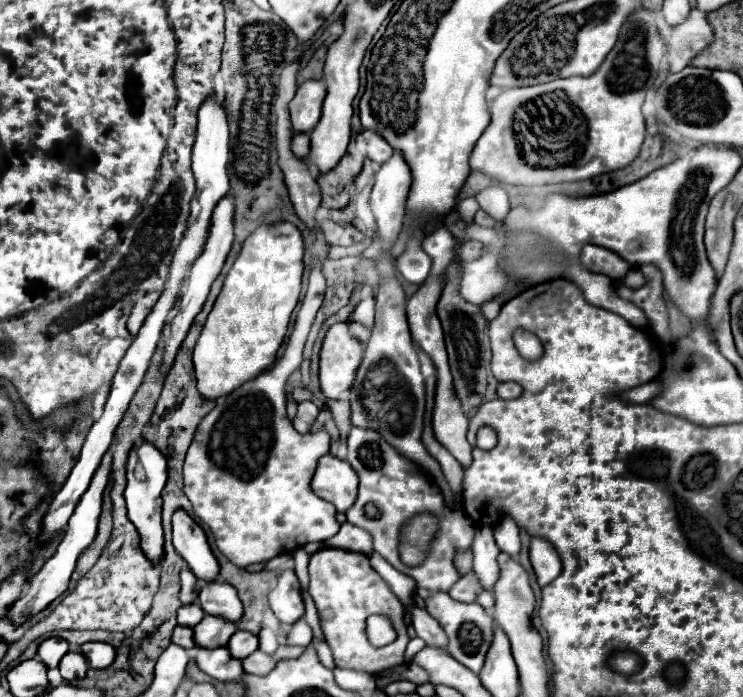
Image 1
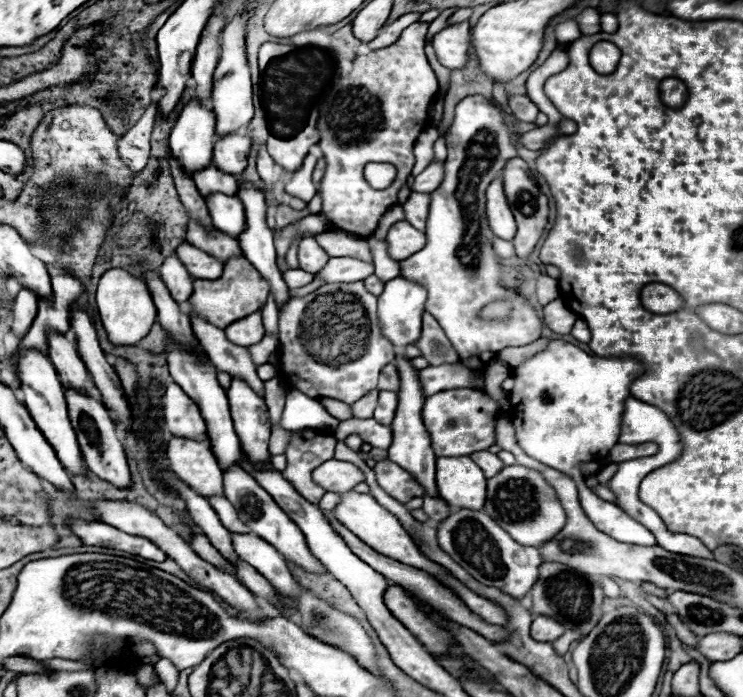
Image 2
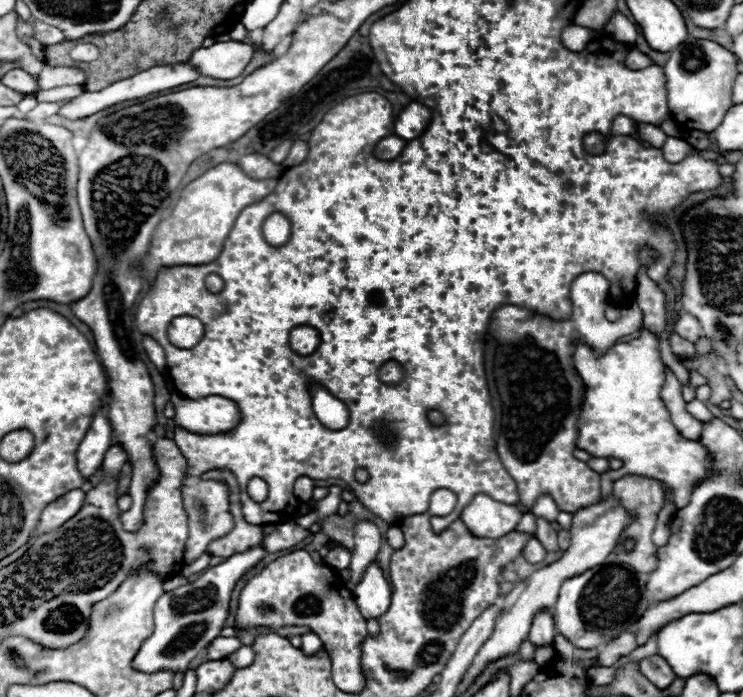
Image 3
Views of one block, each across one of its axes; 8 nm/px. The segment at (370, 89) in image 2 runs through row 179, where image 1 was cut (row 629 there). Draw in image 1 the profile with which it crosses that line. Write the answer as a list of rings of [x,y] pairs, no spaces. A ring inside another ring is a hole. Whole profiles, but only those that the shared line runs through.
[[[322,548],[310,556],[308,574],[310,574],[308,592],[316,602],[320,624],[322,624],[326,642],[332,648],[338,668],[362,670],[376,676],[396,666],[402,666],[406,662],[404,650],[410,642],[410,636],[404,622],[404,608],[400,600],[390,592],[388,584],[380,578],[380,574],[370,566],[368,556],[340,550],[340,548]],[[370,614],[384,614],[392,620],[398,632],[398,638],[392,644],[384,648],[374,648],[368,642],[362,622],[366,622]]]

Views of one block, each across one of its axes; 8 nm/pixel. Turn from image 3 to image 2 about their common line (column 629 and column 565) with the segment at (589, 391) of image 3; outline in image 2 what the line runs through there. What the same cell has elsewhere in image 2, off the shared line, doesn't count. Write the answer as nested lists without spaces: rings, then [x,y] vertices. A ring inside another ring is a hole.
[[[554,339],[550,340],[544,352],[536,352],[522,364],[510,368],[514,388],[510,390],[508,402],[520,448],[530,458],[576,480],[580,504],[598,530],[610,534],[618,542],[654,546],[654,534],[616,504],[598,498],[586,486],[586,476],[578,468],[580,462],[596,461],[608,456],[620,434],[622,404],[630,396],[628,386],[642,372],[642,366],[634,358],[604,360],[598,356],[588,356],[574,344]]]

